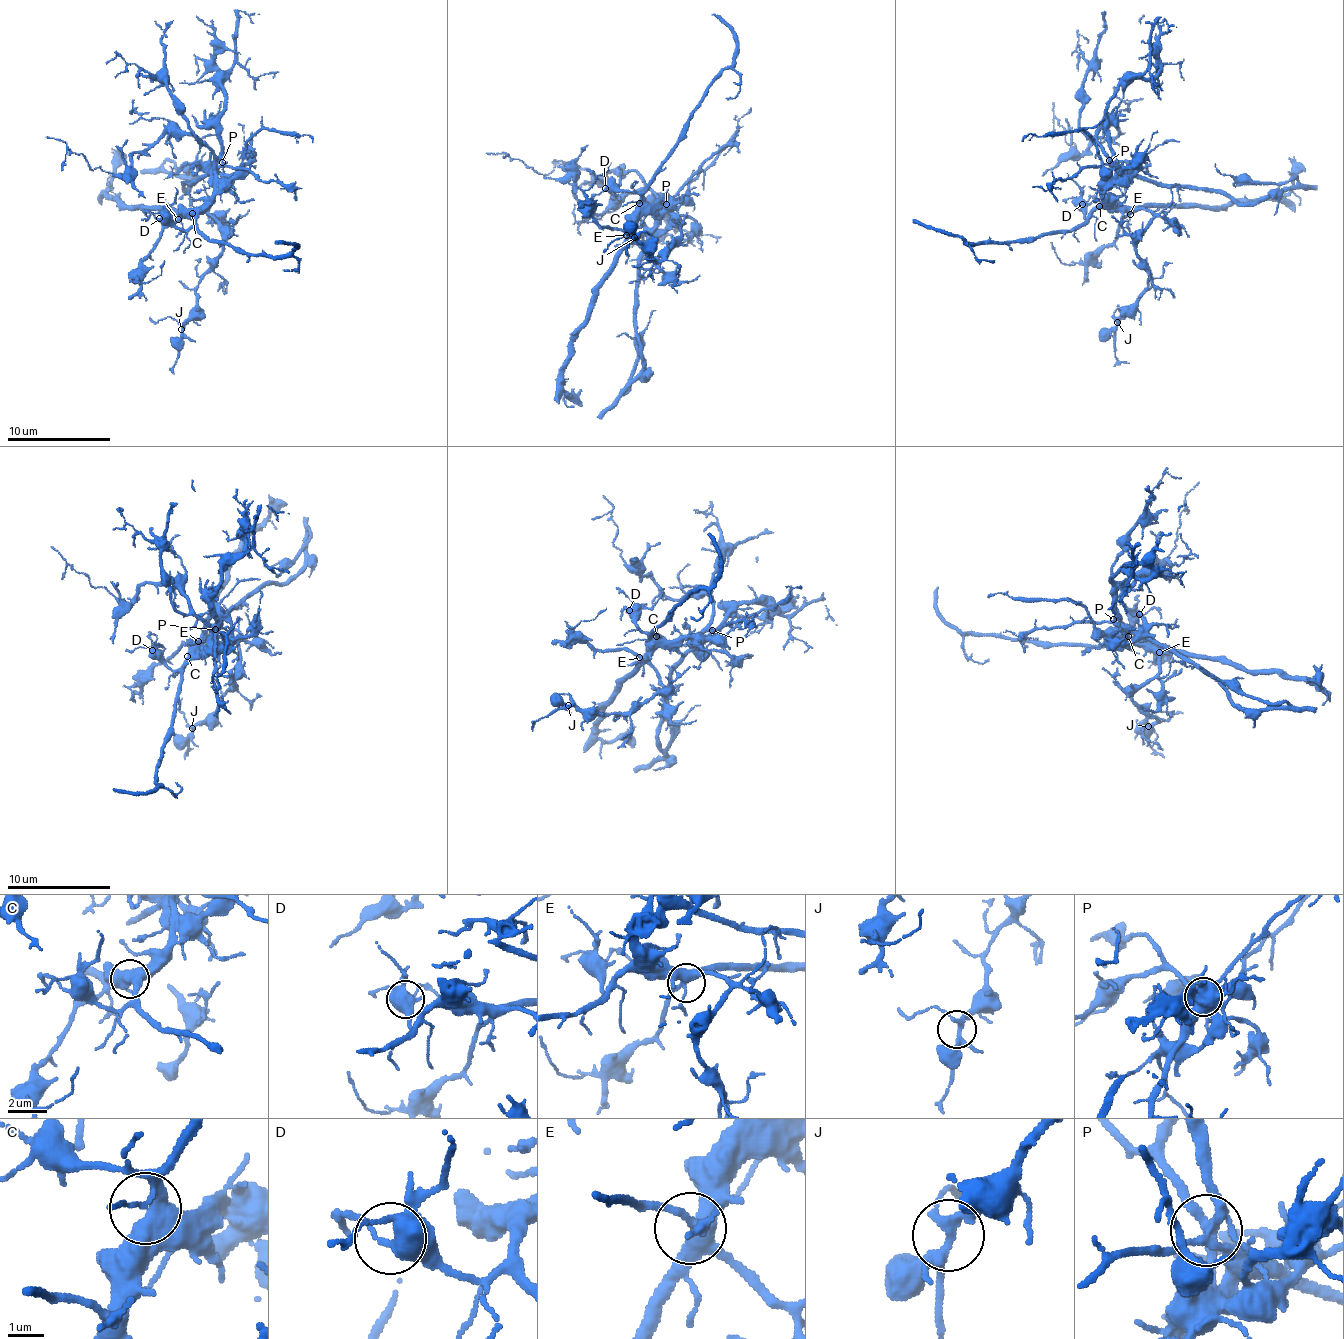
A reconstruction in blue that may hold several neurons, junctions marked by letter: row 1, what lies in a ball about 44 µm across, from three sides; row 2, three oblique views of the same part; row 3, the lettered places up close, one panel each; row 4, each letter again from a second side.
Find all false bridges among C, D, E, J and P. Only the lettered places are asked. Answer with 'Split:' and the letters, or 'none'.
Split: P

